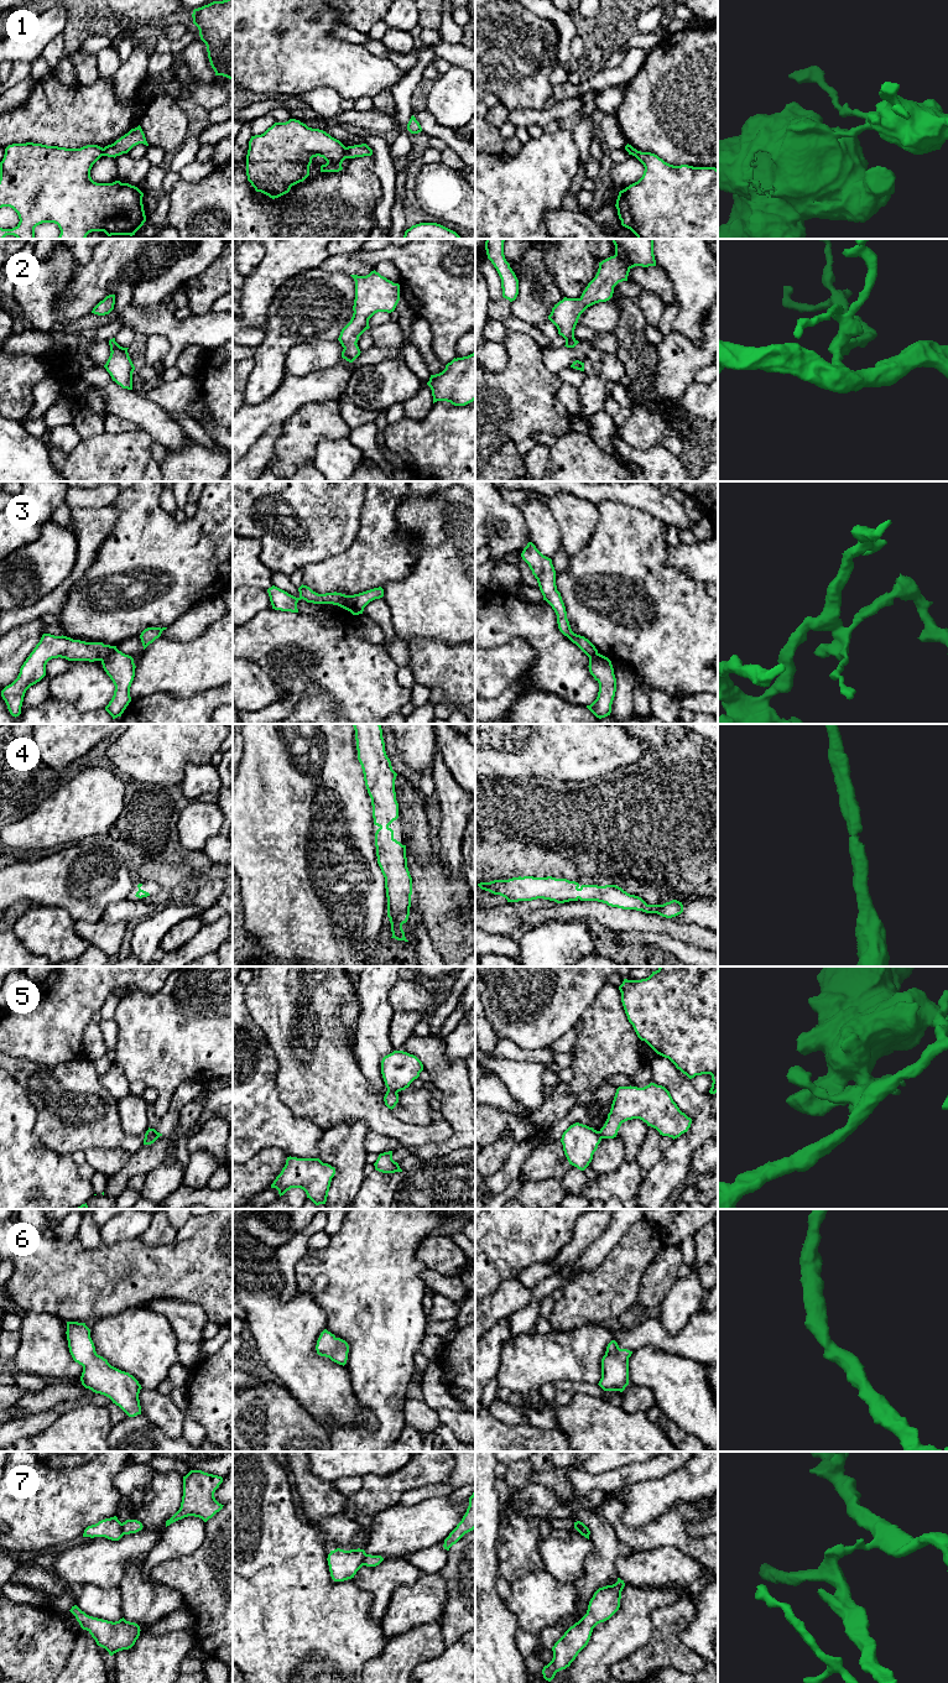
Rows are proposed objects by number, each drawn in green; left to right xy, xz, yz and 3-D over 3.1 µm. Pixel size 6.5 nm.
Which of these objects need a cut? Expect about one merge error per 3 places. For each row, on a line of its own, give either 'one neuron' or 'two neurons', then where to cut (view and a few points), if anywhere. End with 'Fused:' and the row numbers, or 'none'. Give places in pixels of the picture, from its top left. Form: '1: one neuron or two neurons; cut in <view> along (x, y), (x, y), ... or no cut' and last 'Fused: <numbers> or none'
1: two neurons; cut in xz along (344, 147), (347, 157)
2: one neuron; no cut
3: two neurons; cut in xy along (116, 649), (102, 661)
4: one neuron; no cut
5: two neurons; cut in xz along (387, 1089), (396, 1093)
6: one neuron; no cut
7: two neurons; cut in xy along (120, 1523), (124, 1533)
Fused: 1, 3, 5, 7

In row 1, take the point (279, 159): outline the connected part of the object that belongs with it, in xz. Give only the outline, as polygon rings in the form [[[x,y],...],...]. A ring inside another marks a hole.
[[[296,119],[275,123],[264,134],[251,136],[246,155],[248,181],[256,192],[275,199],[290,192],[291,187],[303,182],[309,176],[313,157],[323,157],[327,163],[321,172],[339,172],[347,158],[345,146],[323,130],[308,127]]]

